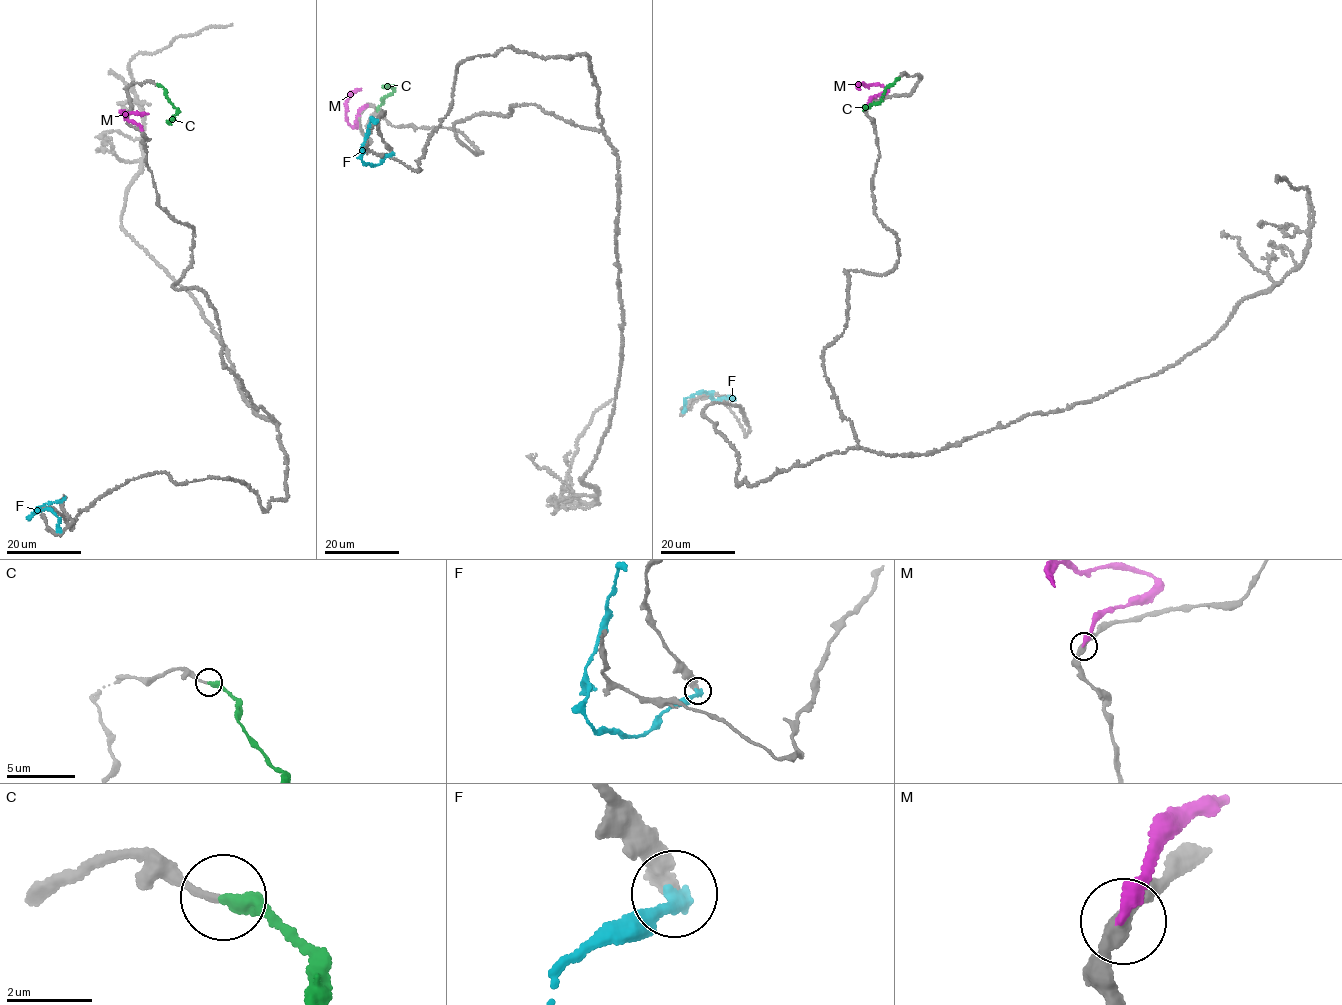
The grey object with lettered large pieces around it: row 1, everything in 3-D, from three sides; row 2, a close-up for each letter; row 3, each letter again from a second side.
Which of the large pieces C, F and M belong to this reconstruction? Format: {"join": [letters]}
{"join": ["C"]}

